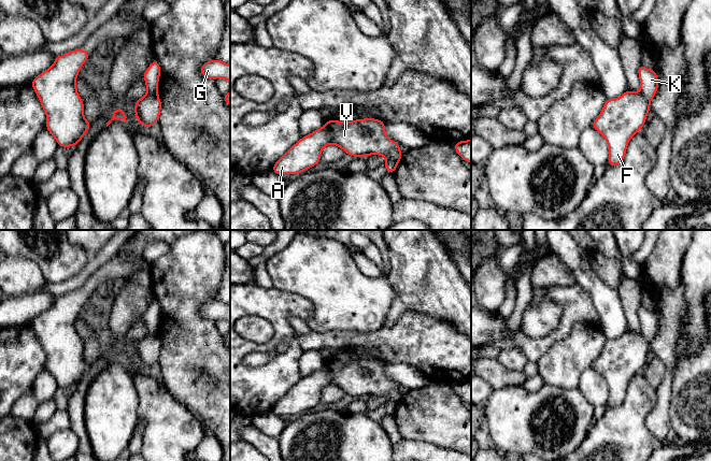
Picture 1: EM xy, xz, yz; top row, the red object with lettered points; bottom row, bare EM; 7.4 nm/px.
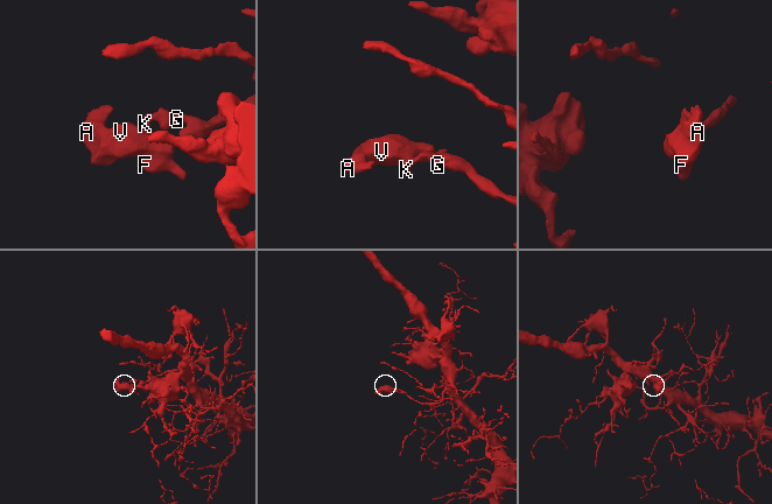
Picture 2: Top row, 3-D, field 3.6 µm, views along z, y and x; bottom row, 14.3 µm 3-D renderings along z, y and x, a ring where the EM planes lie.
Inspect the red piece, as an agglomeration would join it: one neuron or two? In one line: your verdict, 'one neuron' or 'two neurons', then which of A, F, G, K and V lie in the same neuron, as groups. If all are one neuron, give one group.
two neurons | A F V / G K

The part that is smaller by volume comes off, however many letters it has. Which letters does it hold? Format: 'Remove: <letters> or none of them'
Remove: A, F, V

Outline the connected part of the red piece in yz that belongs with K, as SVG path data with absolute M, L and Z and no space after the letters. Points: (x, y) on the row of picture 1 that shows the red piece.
M642 63L638 69L638 76L640 80L640 93L644 96L648 101L653 100L658 90L658 76L656 70L645 68Z

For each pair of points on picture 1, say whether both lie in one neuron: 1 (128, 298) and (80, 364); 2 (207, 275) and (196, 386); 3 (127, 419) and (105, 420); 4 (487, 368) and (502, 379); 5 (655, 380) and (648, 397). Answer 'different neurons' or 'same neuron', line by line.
1: different neurons
2: same neuron
3: same neuron
4: same neuron
5: different neurons

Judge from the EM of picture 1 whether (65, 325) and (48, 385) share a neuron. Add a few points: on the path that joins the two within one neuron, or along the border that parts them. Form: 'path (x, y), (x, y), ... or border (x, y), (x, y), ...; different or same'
border (46, 370), (58, 387); different

